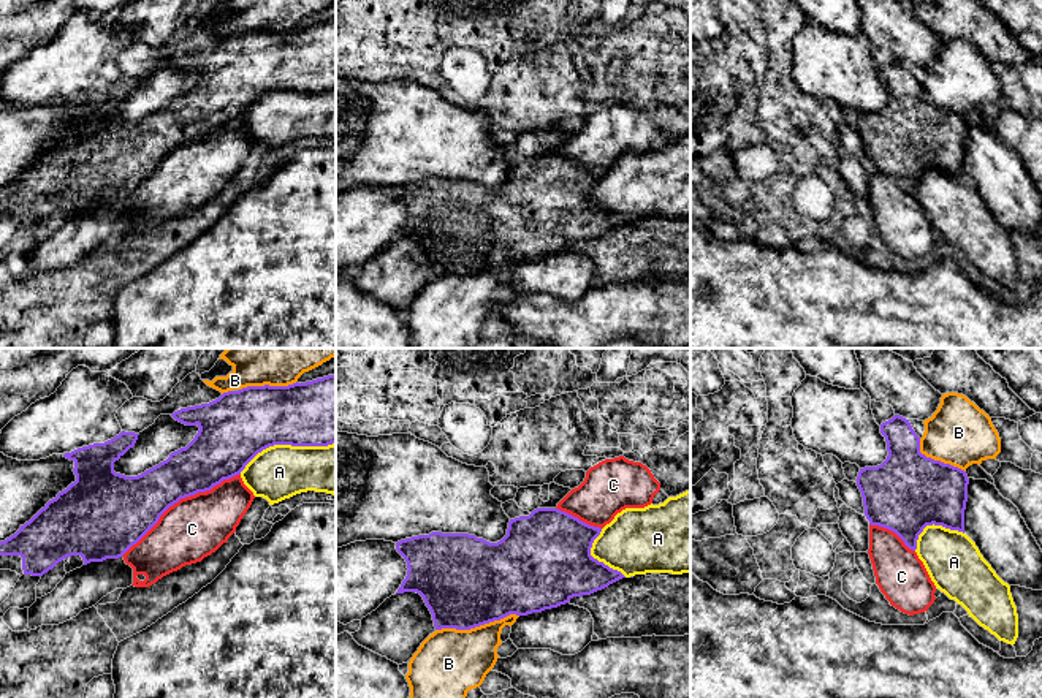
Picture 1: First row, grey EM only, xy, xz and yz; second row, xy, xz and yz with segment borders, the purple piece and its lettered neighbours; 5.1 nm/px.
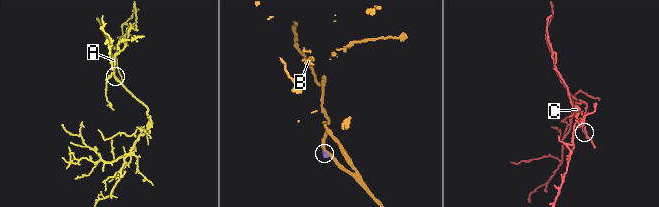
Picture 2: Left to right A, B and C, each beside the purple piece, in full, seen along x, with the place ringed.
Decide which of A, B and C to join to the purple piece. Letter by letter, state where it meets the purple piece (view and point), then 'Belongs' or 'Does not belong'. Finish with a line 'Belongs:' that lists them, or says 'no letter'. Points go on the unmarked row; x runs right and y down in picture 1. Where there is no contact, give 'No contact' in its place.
A: Touches purple at xy (285, 89). Does not belong
B: Touches purple at xz (477, 271). Does not belong
C: Touches purple at xy (179, 144). Does not belong
Belongs: no letter

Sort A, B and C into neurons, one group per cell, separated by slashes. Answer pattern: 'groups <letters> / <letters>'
groups A / B / C

